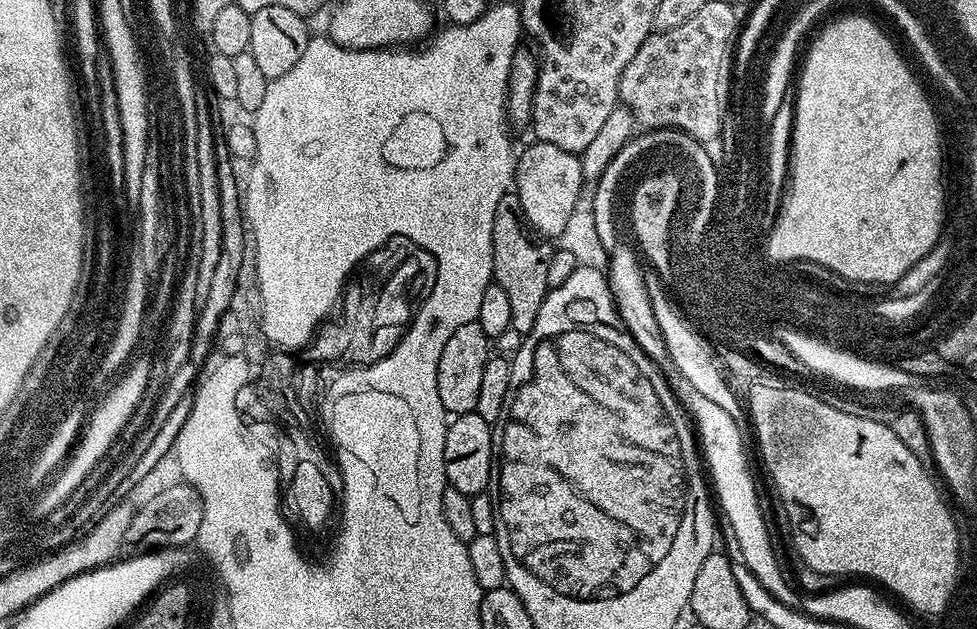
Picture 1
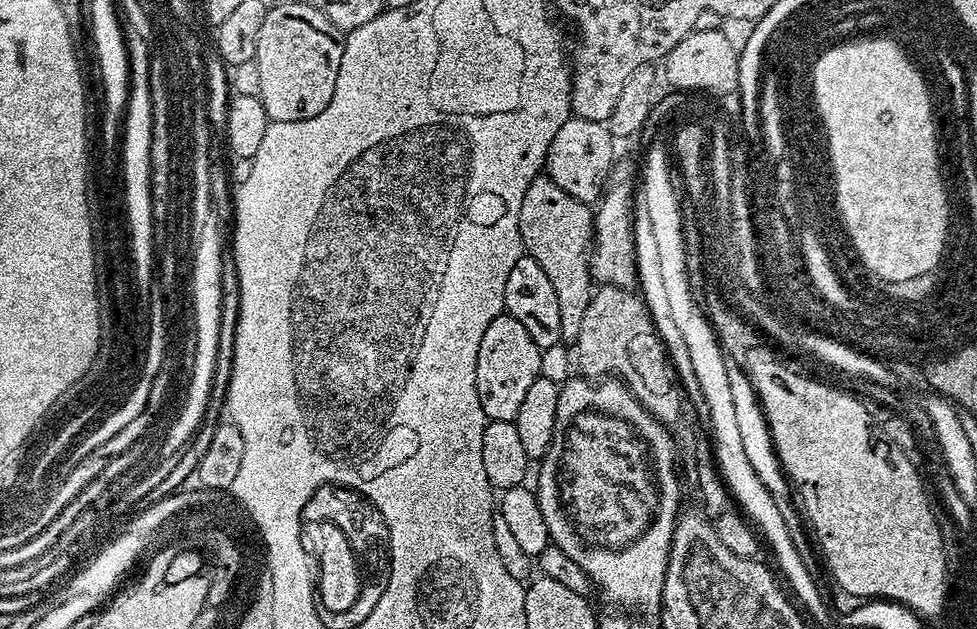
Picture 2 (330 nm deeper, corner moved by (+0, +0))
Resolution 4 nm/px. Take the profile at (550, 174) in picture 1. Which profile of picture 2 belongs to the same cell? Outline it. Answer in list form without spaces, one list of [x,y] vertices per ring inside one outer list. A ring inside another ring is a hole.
[[[573,115],[554,134],[554,142],[548,147],[548,157],[544,160],[546,174],[566,194],[585,202],[599,201],[604,194],[604,187],[618,153],[614,145],[614,137],[607,123],[599,120],[583,120]]]

